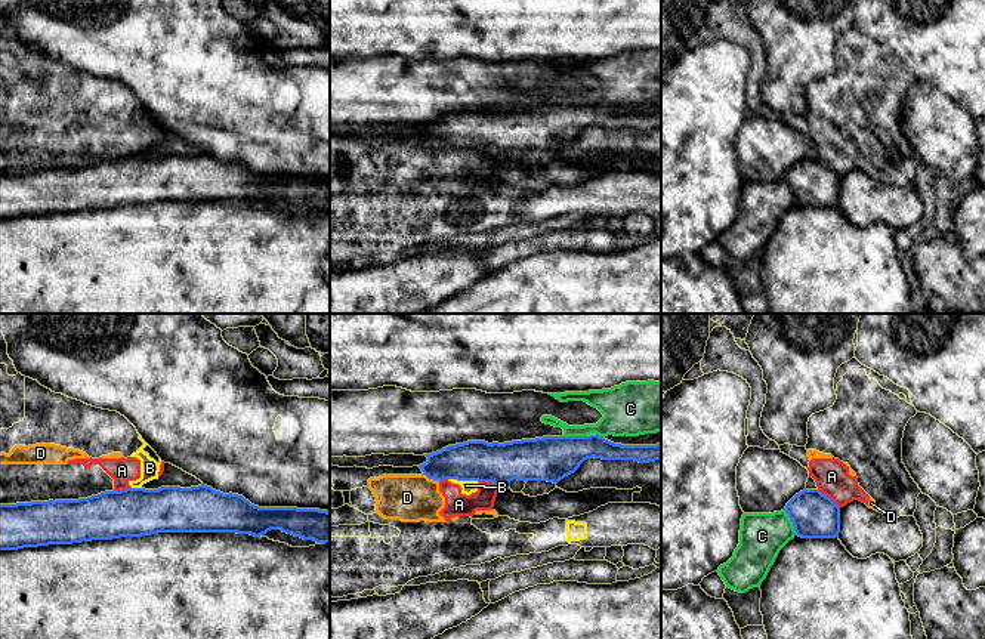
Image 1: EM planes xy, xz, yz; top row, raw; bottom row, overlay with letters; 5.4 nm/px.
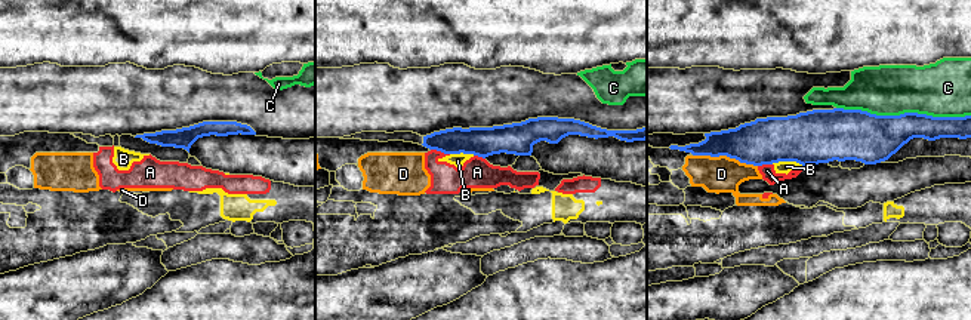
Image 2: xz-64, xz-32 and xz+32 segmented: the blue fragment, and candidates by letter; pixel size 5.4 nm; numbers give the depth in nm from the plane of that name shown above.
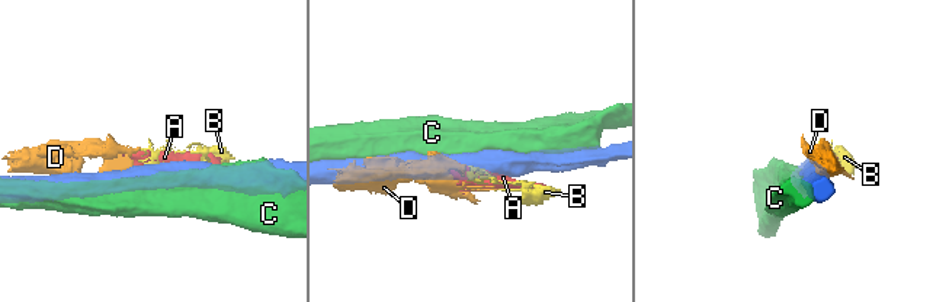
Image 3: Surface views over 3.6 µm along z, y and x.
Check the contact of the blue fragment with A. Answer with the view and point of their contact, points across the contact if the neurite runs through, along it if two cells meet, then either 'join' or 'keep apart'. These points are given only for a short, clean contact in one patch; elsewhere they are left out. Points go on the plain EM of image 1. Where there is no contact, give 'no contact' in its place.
yz (828, 166) | along yz (818, 157), (839, 176) | keep apart

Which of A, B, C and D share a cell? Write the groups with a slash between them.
A B D / C

